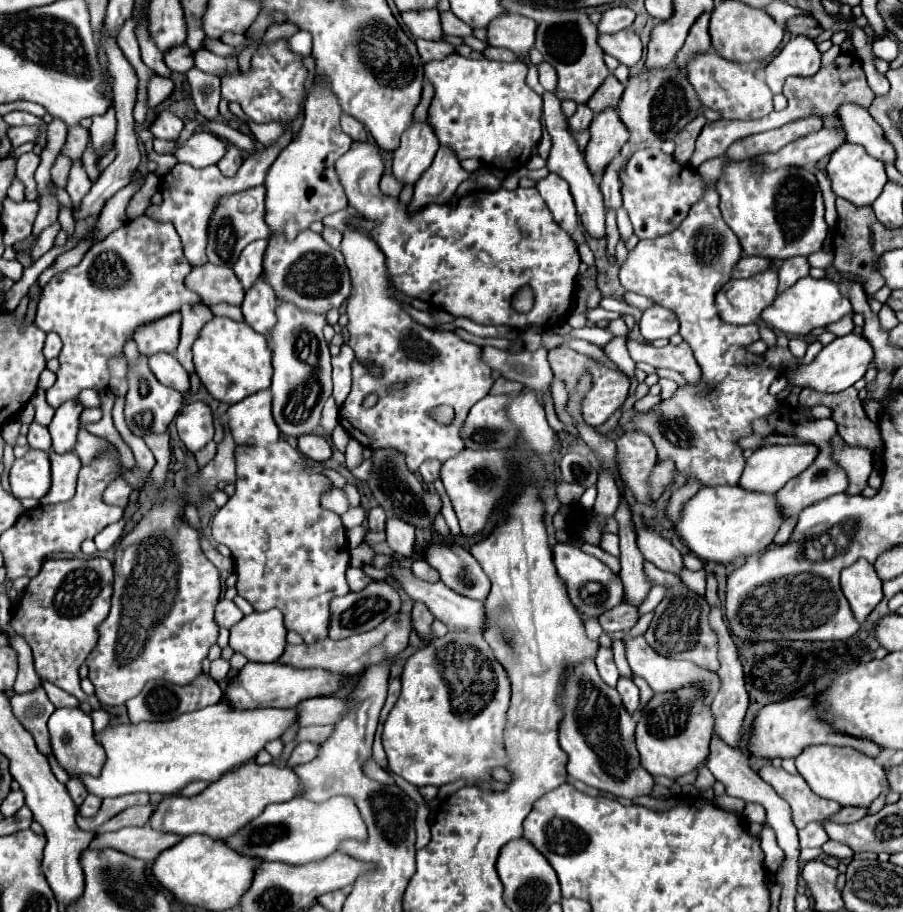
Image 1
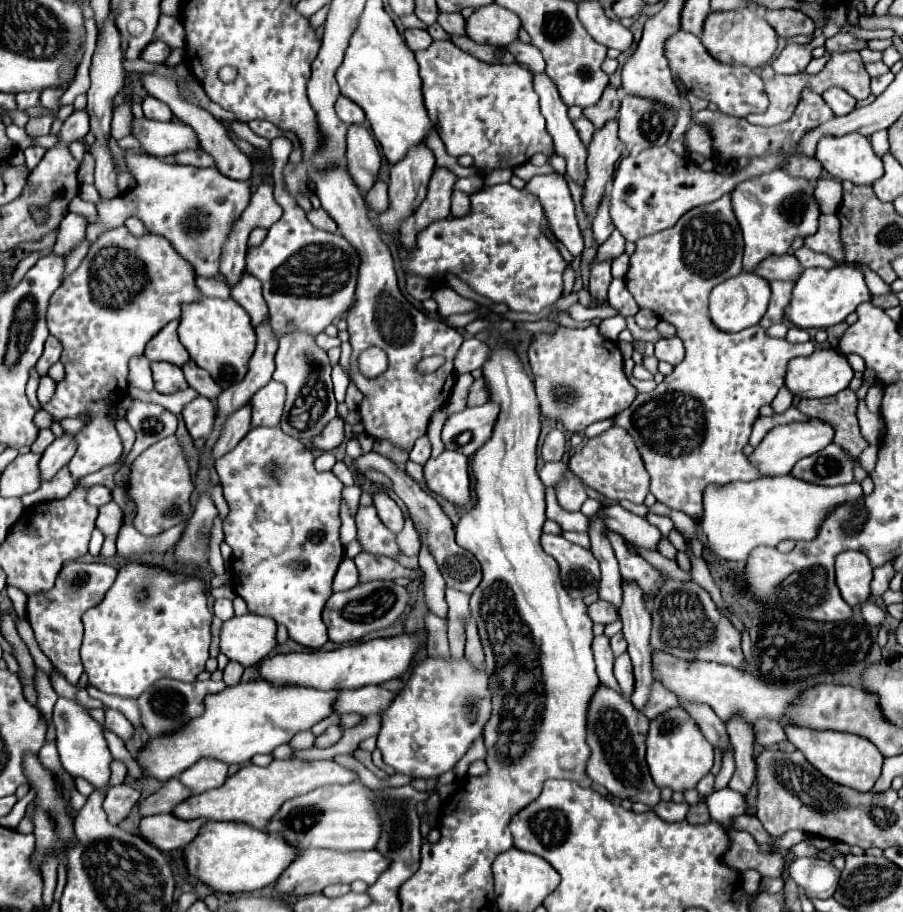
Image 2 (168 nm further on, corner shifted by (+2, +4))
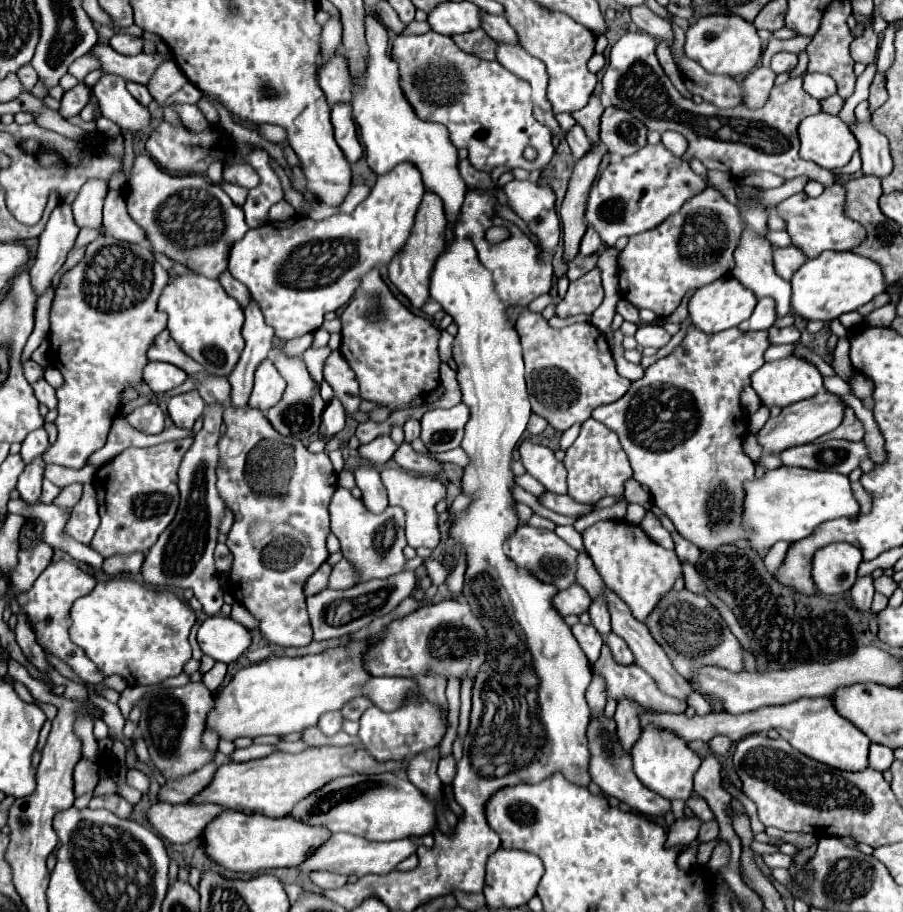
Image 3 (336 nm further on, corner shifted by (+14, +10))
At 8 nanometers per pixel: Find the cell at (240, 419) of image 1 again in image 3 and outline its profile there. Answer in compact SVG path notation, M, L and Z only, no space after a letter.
M264 360L256 370L256 380L254 380L254 388L252 388L248 406L268 412L274 404L278 404L284 388L286 388L286 382L274 368L272 360Z

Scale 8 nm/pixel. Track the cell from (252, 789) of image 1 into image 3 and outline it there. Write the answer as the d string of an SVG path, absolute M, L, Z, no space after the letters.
M322 746L322 748L306 748L300 754L288 754L288 752L276 752L272 756L260 758L260 760L250 760L250 762L228 762L222 764L216 772L212 782L198 792L190 800L190 804L198 802L214 802L222 808L230 810L240 810L246 814L262 814L270 818L282 818L286 816L292 806L312 794L314 790L322 788L326 782L338 776L350 776L350 774L374 774L374 772L392 772L402 768L402 762L378 762L374 760L364 748L354 748L354 746L344 746L344 748L334 748L334 746Z

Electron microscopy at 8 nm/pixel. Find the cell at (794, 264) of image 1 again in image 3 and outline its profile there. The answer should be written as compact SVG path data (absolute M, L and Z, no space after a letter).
M762 298L758 300L752 316L748 320L744 320L738 328L742 330L768 330L776 320L776 312L774 312L774 300L770 298Z

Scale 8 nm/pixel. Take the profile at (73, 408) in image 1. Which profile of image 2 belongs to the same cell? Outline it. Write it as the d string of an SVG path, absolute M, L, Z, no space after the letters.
M64 434L60 438L56 438L50 448L46 448L46 452L40 458L40 480L48 482L52 480L52 476L70 462L70 458L74 456L74 436L72 434Z

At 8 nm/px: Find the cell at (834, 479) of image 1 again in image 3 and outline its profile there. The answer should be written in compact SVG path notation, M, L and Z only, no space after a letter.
M826 440L812 442L806 446L796 446L784 450L780 460L784 466L802 466L808 470L826 470L850 474L860 466L860 460L868 458L868 450L864 442L848 442L848 440Z

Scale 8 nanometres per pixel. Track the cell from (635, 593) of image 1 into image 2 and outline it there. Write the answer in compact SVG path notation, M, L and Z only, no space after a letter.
M624 584L624 602L618 610L620 614L620 622L622 622L622 634L628 642L628 654L632 658L632 664L634 664L634 678L636 678L636 684L634 684L634 692L630 696L630 702L632 706L642 712L648 698L650 698L650 690L652 690L652 684L654 684L654 676L652 676L652 648L650 648L650 612L646 610L644 602L642 602L642 590L638 590L636 584Z

